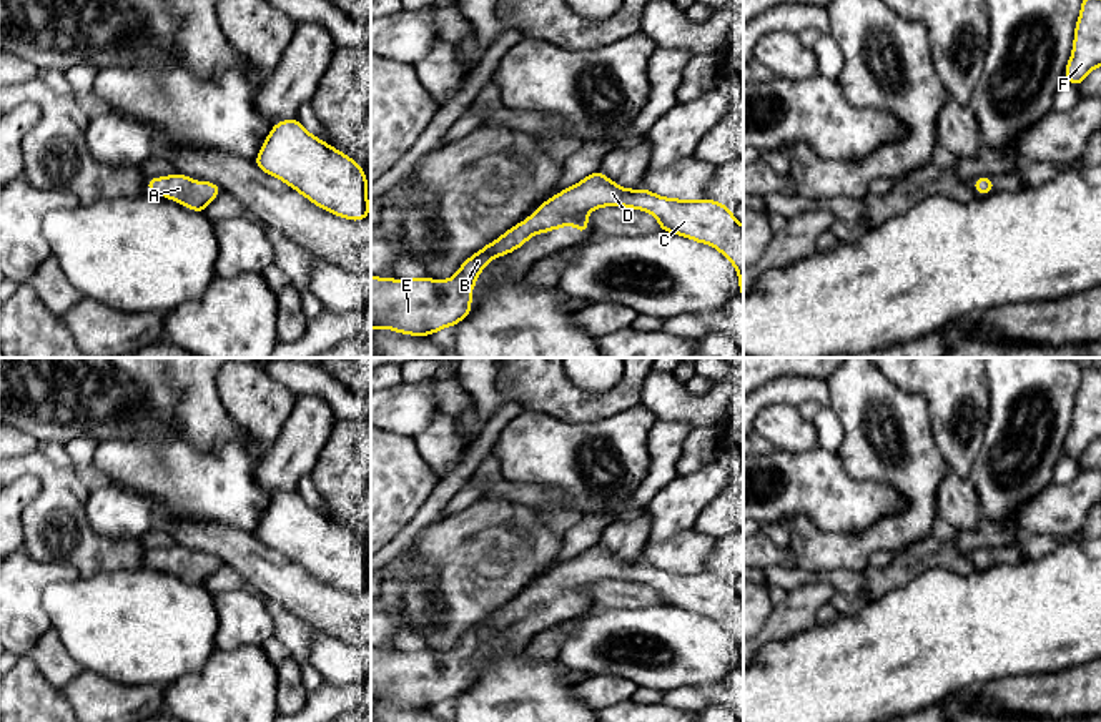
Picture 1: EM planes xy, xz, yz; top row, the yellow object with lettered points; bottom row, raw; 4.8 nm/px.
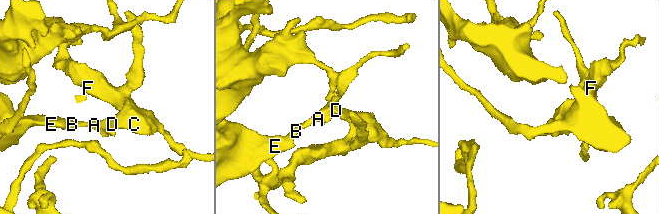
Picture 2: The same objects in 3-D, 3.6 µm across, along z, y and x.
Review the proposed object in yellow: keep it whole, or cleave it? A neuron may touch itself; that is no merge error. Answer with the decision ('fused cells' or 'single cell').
single cell

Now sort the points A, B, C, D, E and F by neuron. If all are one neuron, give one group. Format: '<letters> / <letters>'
A B C D E F

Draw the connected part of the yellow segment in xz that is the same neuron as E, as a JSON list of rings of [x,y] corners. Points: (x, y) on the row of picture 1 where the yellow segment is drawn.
[[[600,170],[544,201],[519,225],[467,258],[457,273],[437,281],[431,278],[386,279],[371,276],[371,331],[376,328],[429,336],[456,326],[472,309],[471,291],[486,265],[526,245],[536,233],[575,225],[579,235],[589,230],[592,210],[619,205],[649,211],[662,231],[687,236],[718,250],[735,266],[743,298],[743,226],[730,206],[700,198],[697,201],[664,198],[647,188],[625,190]]]

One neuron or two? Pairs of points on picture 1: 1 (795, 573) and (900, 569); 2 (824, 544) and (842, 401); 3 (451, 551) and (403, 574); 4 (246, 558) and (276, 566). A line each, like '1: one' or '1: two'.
1: one
2: one
3: two
4: one

